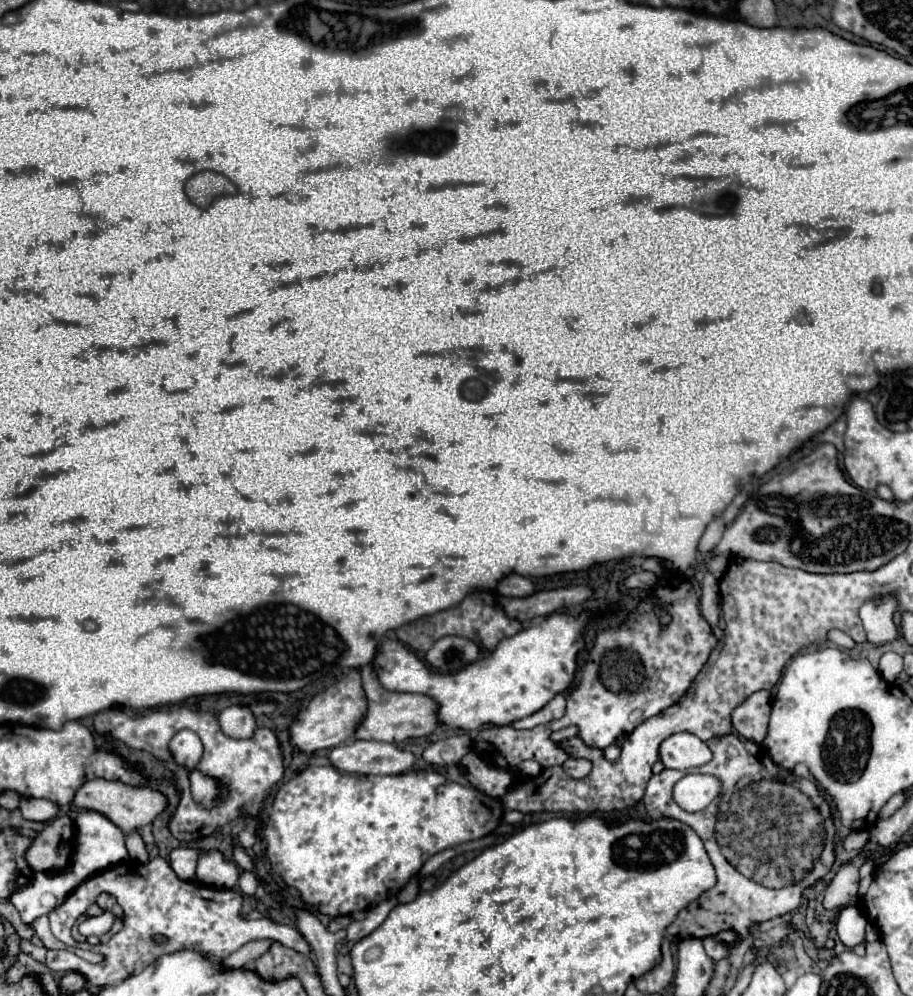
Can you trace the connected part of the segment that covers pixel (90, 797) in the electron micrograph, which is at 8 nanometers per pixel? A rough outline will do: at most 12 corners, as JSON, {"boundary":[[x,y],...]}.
{"boundary":[[88,780],[72,804],[106,814],[124,834],[168,806],[160,790]]}

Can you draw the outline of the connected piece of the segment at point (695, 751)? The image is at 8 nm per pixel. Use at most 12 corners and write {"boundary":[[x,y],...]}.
{"boundary":[[672,734],[660,746],[666,768],[688,770],[712,760],[694,734]]}

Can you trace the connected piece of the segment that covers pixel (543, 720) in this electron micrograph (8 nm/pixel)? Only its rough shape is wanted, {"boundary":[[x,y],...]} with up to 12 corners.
{"boundary":[[558,694],[542,710],[512,722],[510,726],[534,728],[562,718],[566,698]]}

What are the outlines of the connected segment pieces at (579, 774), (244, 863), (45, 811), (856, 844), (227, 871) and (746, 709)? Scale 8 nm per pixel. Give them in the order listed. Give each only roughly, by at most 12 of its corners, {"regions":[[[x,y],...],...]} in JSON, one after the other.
{"regions":[[[570,758],[562,768],[571,778],[582,779],[590,773],[588,760]],[[235,846],[235,863],[255,872],[252,858],[243,848]],[[22,798],[26,820],[48,822],[56,818],[58,804],[40,798]],[[854,830],[844,838],[846,850],[862,850],[870,840],[868,830]],[[218,850],[202,854],[196,880],[216,888],[238,884],[238,866]],[[754,692],[732,712],[740,736],[764,742],[770,692]]]}

